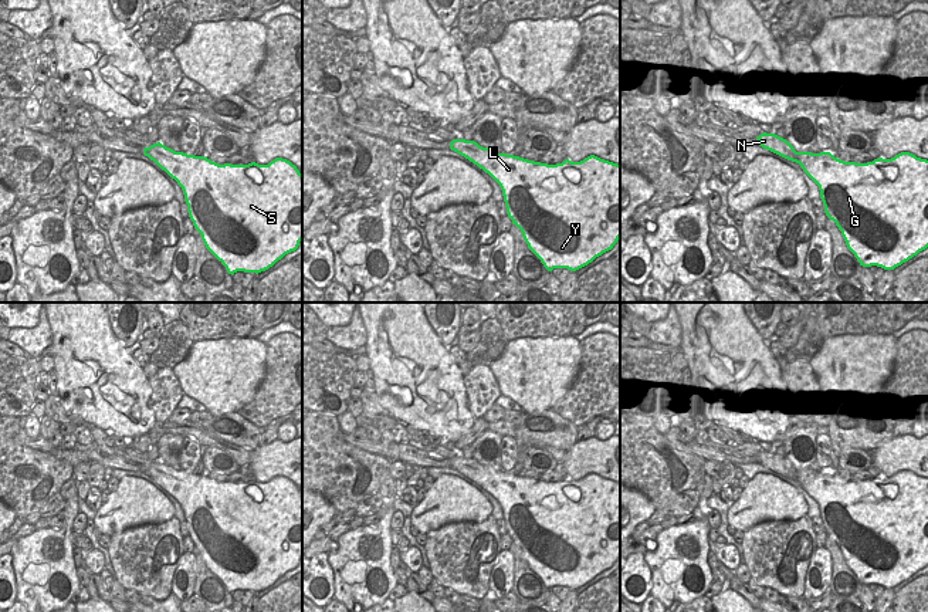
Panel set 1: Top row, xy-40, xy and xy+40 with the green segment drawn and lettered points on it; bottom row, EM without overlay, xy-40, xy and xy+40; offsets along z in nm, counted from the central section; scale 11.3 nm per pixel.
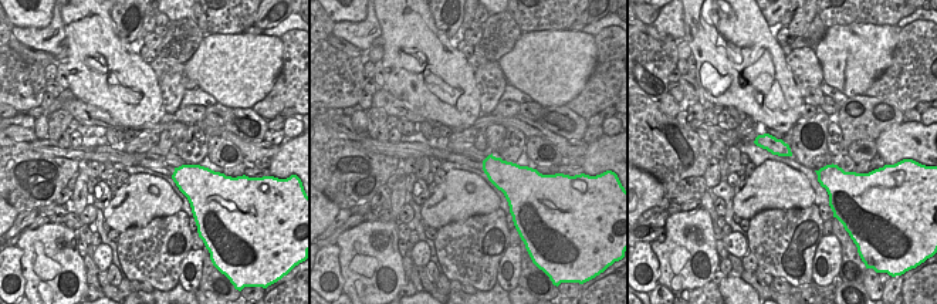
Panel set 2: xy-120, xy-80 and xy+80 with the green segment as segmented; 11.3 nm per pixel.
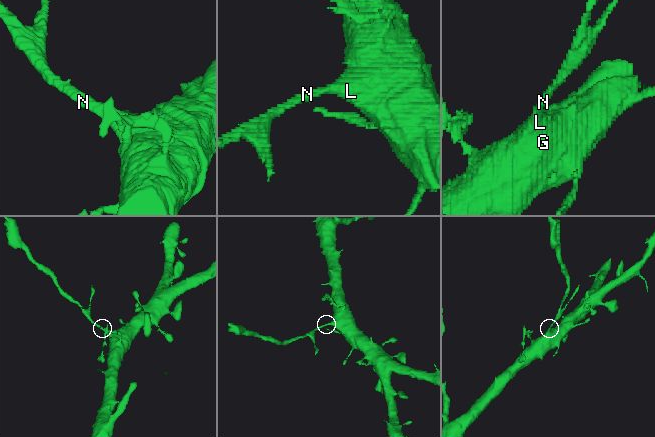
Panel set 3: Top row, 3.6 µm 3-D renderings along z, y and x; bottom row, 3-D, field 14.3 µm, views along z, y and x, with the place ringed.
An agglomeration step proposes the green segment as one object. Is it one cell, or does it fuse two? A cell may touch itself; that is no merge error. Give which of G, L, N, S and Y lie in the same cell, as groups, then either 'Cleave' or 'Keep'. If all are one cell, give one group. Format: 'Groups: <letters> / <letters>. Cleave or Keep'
Groups: G L S Y / N. Cleave.

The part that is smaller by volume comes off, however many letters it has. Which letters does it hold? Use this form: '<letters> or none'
N

